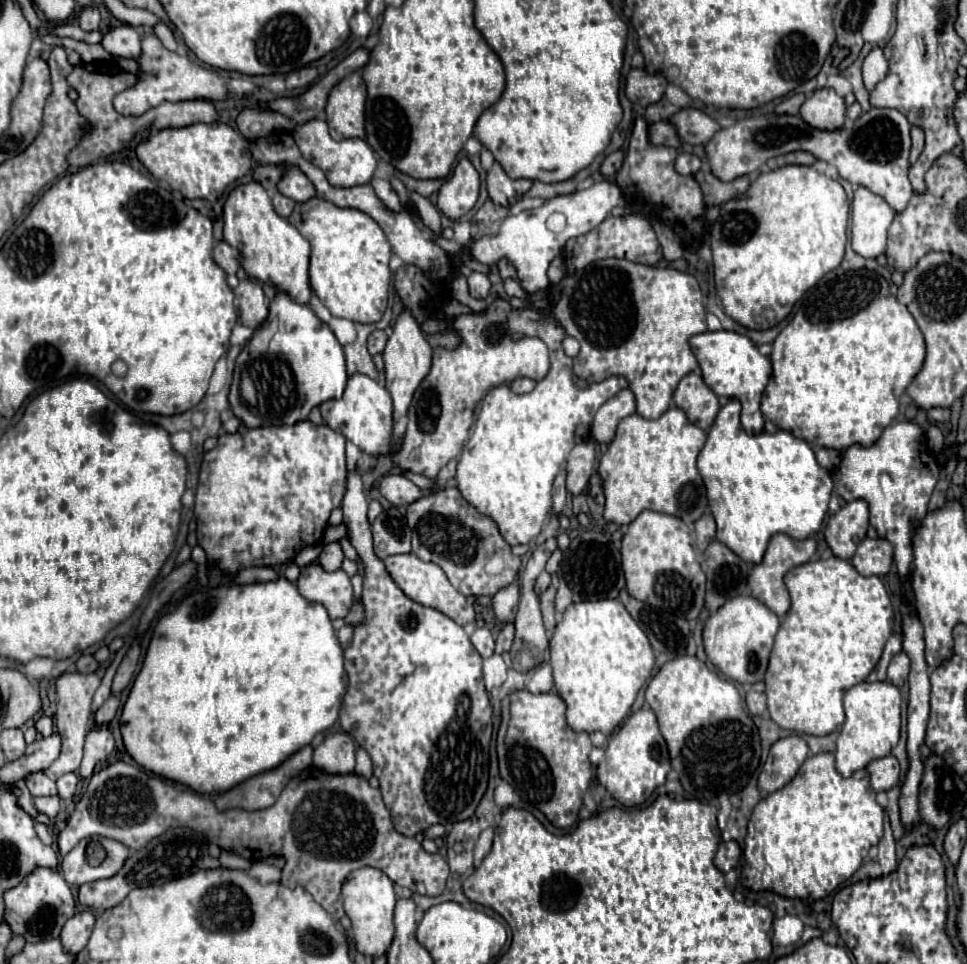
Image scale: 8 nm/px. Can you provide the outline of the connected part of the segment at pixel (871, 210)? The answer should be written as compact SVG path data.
M859 186L851 204L851 246L865 258L877 258L885 250L887 230L895 218L889 204Z

